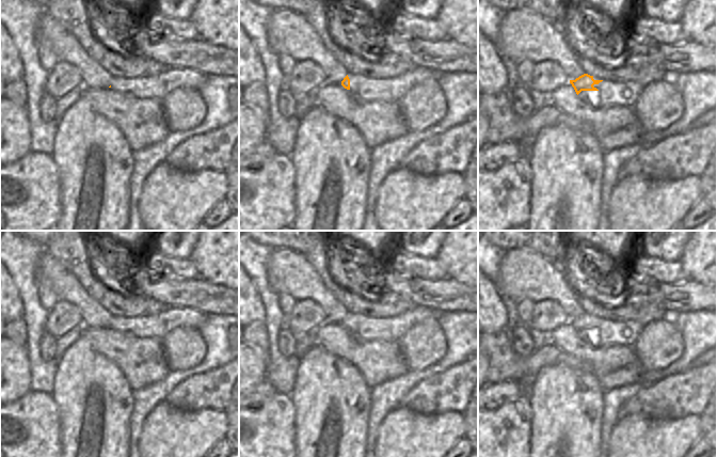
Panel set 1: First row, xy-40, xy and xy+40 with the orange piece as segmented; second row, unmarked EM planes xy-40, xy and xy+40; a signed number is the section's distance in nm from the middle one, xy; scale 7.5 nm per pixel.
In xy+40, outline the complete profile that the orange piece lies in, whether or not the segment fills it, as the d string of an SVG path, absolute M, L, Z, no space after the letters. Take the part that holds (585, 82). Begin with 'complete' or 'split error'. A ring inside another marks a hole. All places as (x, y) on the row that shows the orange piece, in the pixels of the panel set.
split error; M584 74L575 80L570 80L576 94L590 108L605 108L607 106L634 105L643 90L639 82L611 82Z

